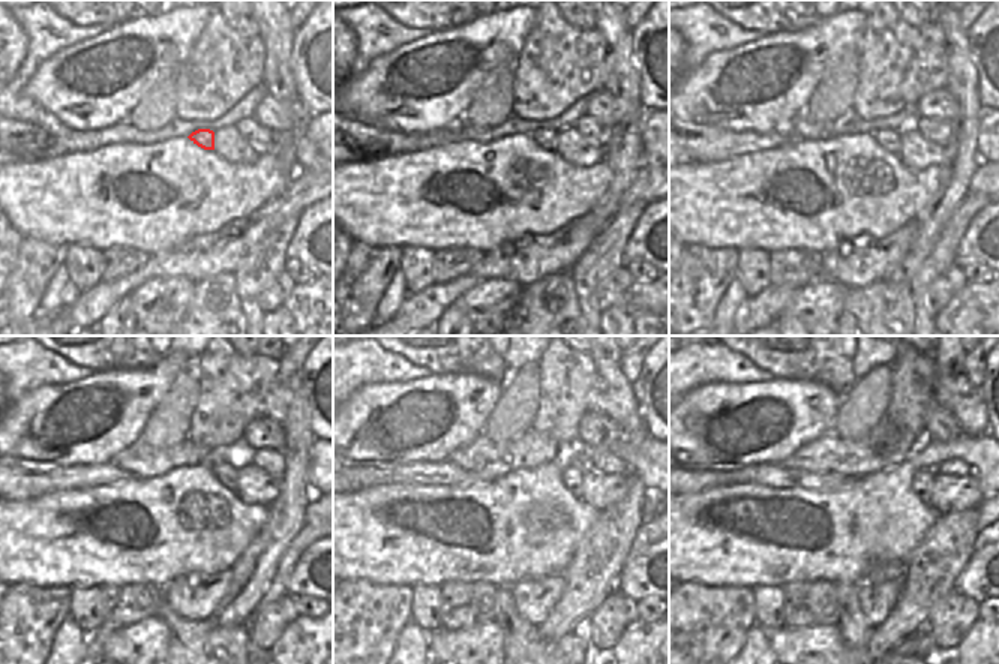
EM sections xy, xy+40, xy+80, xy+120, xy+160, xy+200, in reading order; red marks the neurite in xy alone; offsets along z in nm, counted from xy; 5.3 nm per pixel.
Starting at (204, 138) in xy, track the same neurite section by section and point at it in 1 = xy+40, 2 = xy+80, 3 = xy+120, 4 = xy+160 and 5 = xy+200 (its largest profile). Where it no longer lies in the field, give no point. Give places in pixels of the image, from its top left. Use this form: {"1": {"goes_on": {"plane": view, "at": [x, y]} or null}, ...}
{"1": {"goes_on": {"plane": "xy+40", "at": [546, 138]}}, "2": {"goes_on": {"plane": "xy+80", "at": [890, 140]}}, "3": {"goes_on": {"plane": "xy+120", "at": [227, 474]}}, "4": {"goes_on": {"plane": "xy+160", "at": [572, 475]}}, "5": {"goes_on": {"plane": "xy+200", "at": [923, 480]}}}

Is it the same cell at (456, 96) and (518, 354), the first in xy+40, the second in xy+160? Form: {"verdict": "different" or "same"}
{"verdict": "different"}

